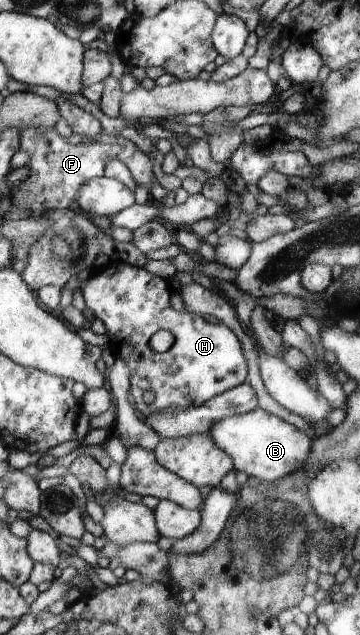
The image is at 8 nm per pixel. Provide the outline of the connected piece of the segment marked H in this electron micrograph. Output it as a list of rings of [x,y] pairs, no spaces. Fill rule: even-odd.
[[[109,261],[98,268],[94,275],[90,275],[81,289],[85,307],[88,307],[107,329],[108,347],[114,353],[114,357],[121,357],[128,364],[129,397],[135,409],[144,419],[171,408],[184,411],[191,407],[198,407],[208,402],[209,399],[216,398],[218,394],[248,381],[246,359],[242,354],[236,334],[221,321],[207,323],[201,315],[172,309],[170,296],[175,291],[170,286],[170,280],[162,279],[161,276],[149,272],[145,267],[137,268],[124,262]],[[160,329],[170,331],[175,337],[175,342],[168,351],[163,353],[156,352],[150,346],[150,337]],[[146,391],[154,393],[154,401],[149,405],[142,400],[142,395]]]

